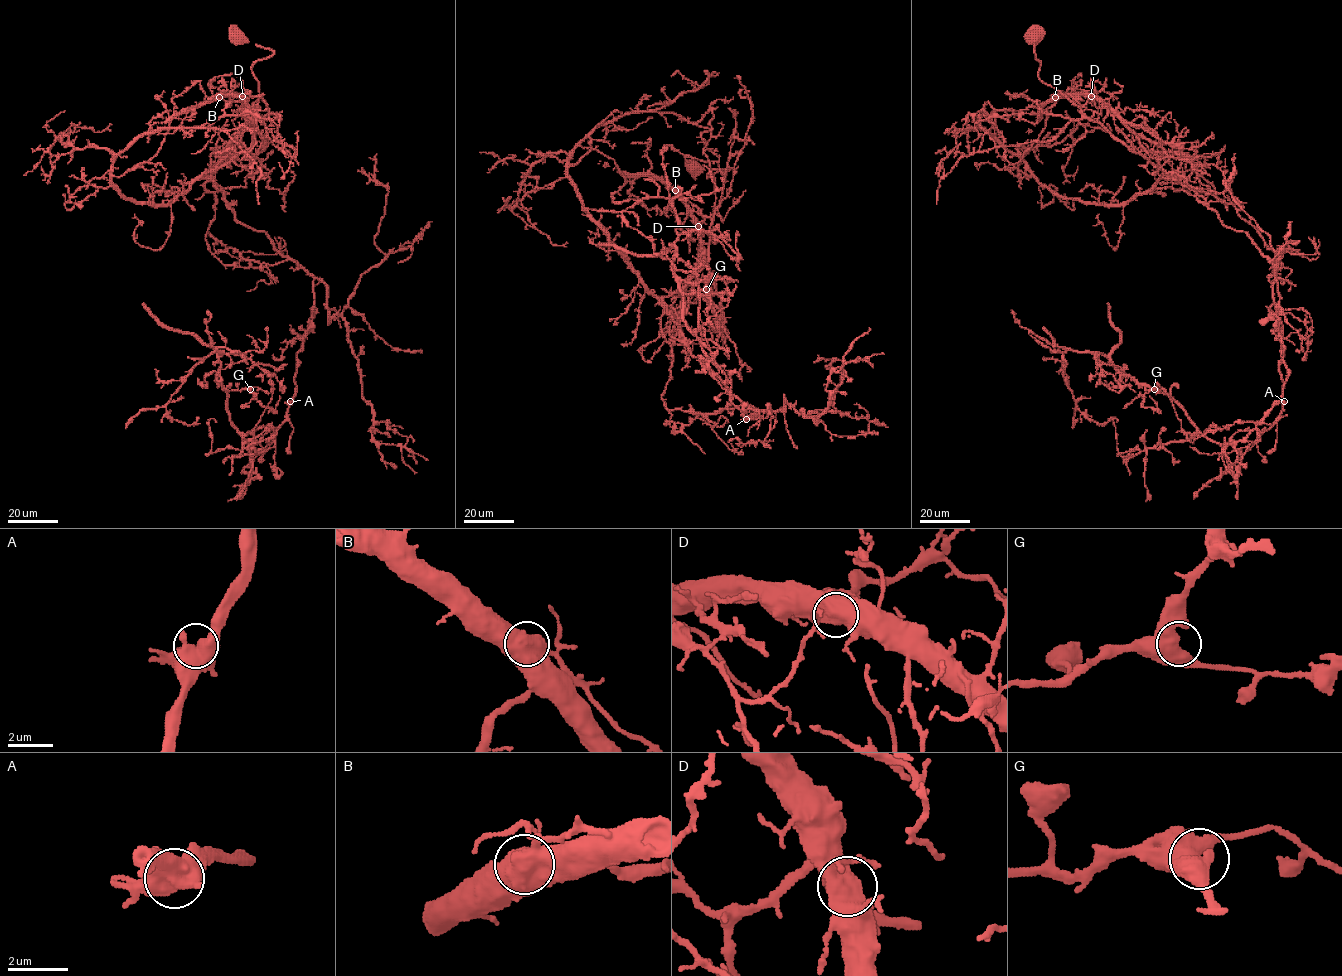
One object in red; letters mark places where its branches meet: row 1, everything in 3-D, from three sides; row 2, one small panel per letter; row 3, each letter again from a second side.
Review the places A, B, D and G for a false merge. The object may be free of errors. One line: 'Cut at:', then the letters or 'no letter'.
Cut at: B

